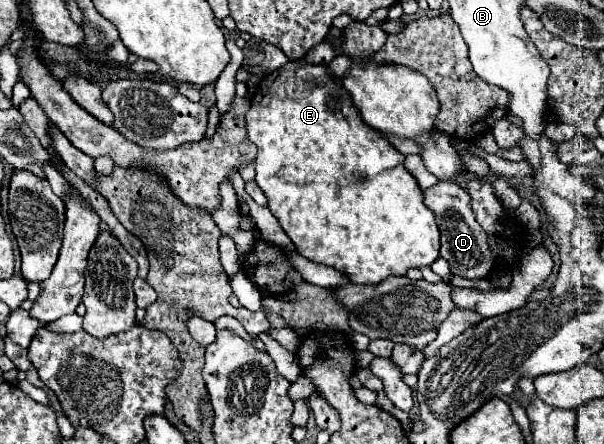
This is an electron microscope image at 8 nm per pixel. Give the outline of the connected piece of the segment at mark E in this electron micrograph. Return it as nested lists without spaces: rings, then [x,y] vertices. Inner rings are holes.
[[[289,61],[285,67],[269,73],[251,99],[247,135],[259,151],[255,181],[267,197],[269,211],[301,257],[337,269],[355,285],[381,283],[391,275],[405,275],[411,267],[427,267],[439,257],[435,217],[423,205],[423,193],[415,177],[403,167],[405,157],[385,137],[363,123],[351,95],[329,75],[325,65],[297,65]],[[375,175],[379,175],[379,183],[355,187]]]

